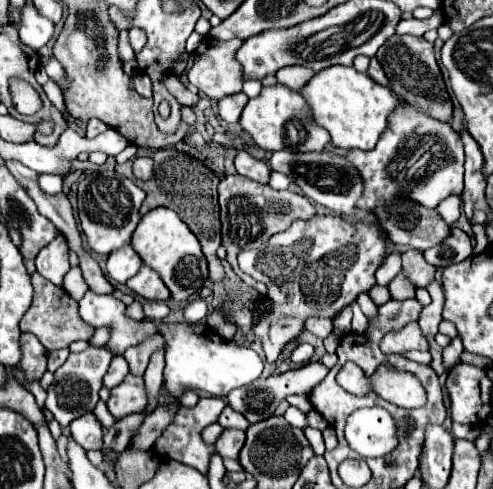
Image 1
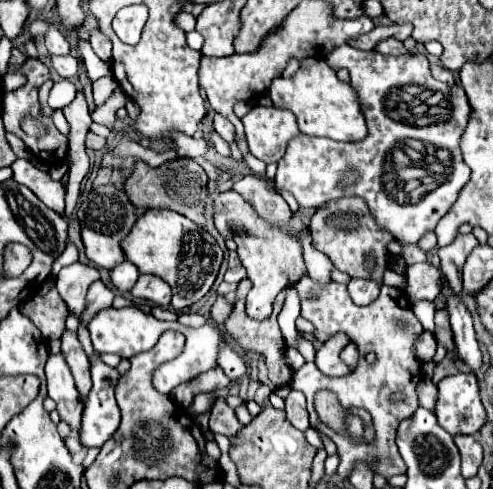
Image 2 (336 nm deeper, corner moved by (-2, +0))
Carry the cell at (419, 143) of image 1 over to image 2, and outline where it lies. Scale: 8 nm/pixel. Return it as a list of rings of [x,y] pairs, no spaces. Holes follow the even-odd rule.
[[[343,45],[335,49],[325,61],[331,69],[345,67],[349,71],[351,87],[361,99],[369,133],[359,143],[339,143],[325,137],[321,139],[299,135],[289,143],[287,153],[279,161],[275,183],[291,191],[299,207],[323,207],[331,199],[359,195],[367,201],[377,225],[391,231],[403,245],[417,243],[423,237],[425,229],[435,229],[439,219],[457,201],[463,185],[469,181],[471,169],[465,165],[459,149],[459,137],[469,117],[469,105],[461,85],[455,83],[447,91],[445,83],[439,83],[431,77],[429,63],[421,53],[411,53],[407,57],[387,57],[377,51],[359,51],[351,45]],[[407,85],[419,85],[419,89],[427,89],[427,93],[443,93],[443,101],[447,101],[447,121],[435,121],[435,125],[403,125],[403,121],[387,117],[387,93],[391,93],[391,89],[407,89]],[[405,139],[431,143],[435,147],[435,155],[439,155],[439,151],[447,151],[447,163],[443,163],[445,159],[437,159],[441,169],[437,169],[435,165],[435,171],[427,171],[427,175],[423,173],[419,179],[415,179],[421,181],[415,189],[407,189],[405,181],[389,169],[391,149]],[[343,175],[349,175],[351,179],[347,187],[339,185]]]

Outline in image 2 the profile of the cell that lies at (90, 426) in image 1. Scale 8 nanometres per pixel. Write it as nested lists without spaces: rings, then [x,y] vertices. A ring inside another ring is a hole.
[[[93,353],[91,361],[93,389],[85,401],[79,439],[85,447],[101,447],[119,427],[119,407],[113,397],[119,373],[103,365],[99,353]]]

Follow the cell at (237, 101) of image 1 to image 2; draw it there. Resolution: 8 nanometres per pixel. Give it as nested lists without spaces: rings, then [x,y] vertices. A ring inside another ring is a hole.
[[[215,113],[215,117],[213,117],[213,127],[215,127],[215,131],[217,131],[227,143],[233,141],[233,137],[235,137],[235,127],[233,127],[233,123],[231,123],[227,117],[223,117],[221,113]]]

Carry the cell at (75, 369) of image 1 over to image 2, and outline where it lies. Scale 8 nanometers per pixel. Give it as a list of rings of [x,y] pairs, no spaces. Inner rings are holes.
[[[65,331],[63,337],[61,337],[61,353],[73,373],[73,379],[75,379],[75,387],[77,391],[81,393],[81,397],[85,399],[87,393],[91,391],[93,383],[91,383],[91,373],[89,373],[89,359],[77,339],[77,335]]]

